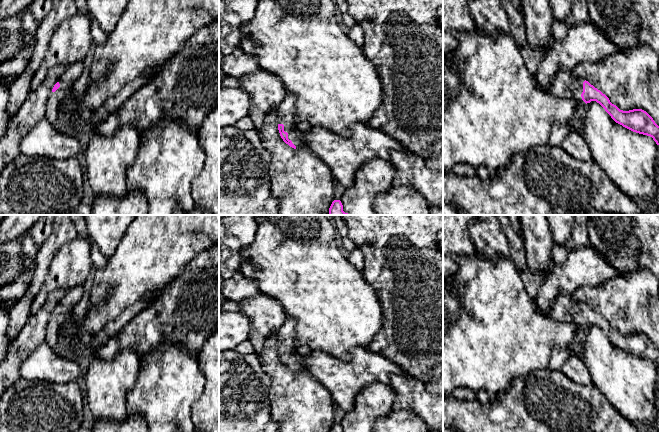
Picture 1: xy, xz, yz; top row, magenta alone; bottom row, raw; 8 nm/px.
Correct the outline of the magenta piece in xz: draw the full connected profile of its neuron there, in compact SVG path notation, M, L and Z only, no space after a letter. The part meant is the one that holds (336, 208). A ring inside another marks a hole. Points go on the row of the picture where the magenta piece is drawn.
M334 200L329 208L329 215L350 215L343 211L343 205L340 200Z

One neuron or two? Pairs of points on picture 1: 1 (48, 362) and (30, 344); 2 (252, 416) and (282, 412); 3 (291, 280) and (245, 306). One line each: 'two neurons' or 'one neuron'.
1: two neurons
2: two neurons
3: two neurons

